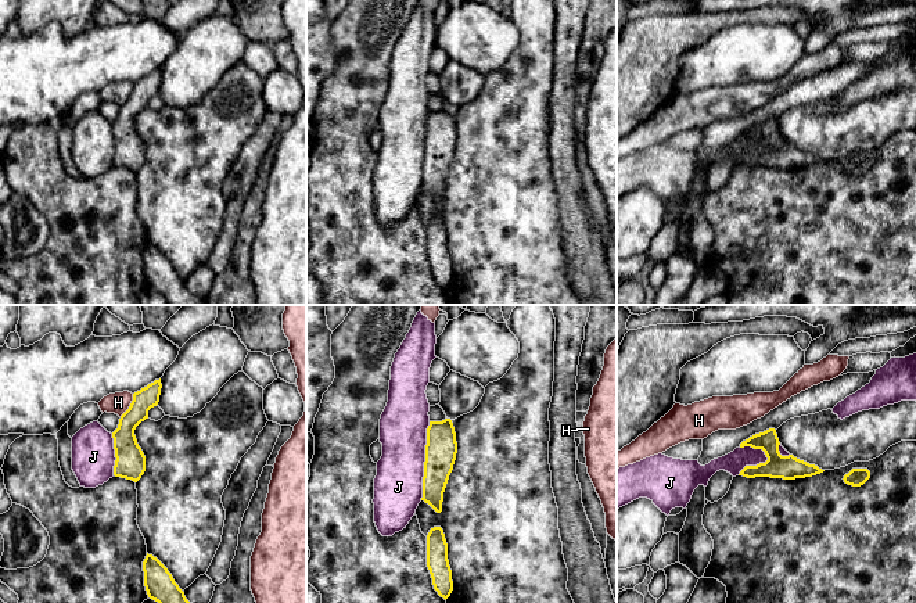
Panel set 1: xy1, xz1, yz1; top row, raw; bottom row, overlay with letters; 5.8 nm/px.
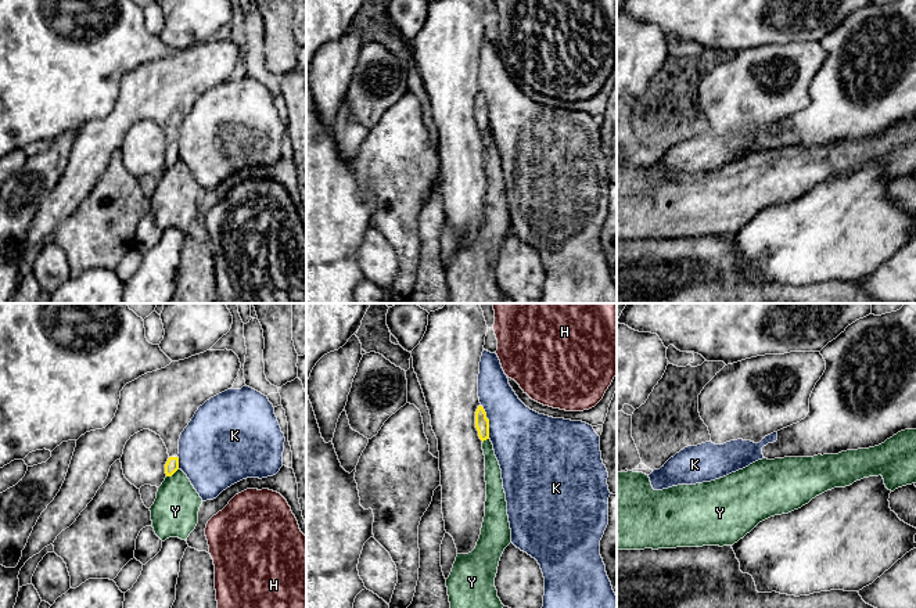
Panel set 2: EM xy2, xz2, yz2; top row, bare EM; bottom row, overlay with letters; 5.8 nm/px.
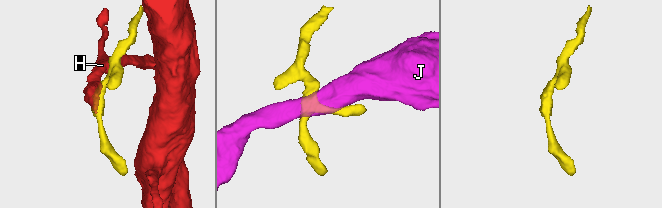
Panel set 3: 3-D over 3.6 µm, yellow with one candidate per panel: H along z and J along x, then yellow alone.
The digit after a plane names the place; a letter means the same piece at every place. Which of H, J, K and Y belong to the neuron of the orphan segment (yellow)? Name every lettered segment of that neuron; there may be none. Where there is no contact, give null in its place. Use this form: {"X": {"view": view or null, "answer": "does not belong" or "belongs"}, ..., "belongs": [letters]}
{"H": {"view": "xy1", "answer": "does not belong"}, "J": {"view": "xz1", "answer": "does not belong"}, "K": {"view": "xz2", "answer": "does not belong"}, "Y": {"view": "xy2", "answer": "does not belong"}, "belongs": []}

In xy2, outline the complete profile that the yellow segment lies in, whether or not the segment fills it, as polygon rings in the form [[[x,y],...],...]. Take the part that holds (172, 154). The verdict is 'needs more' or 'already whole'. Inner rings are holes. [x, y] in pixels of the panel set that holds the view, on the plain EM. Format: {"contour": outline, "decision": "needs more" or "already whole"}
{"contour": [[[209,39],[123,76],[112,111],[76,130],[65,170],[33,216],[18,255],[0,255],[0,303],[12,303],[21,258],[76,211],[107,169],[111,155],[121,150],[126,132],[143,119],[159,125],[169,144],[165,163],[172,166],[179,159],[182,122],[200,96],[231,79],[240,58],[233,40]]], "decision": "needs more"}

